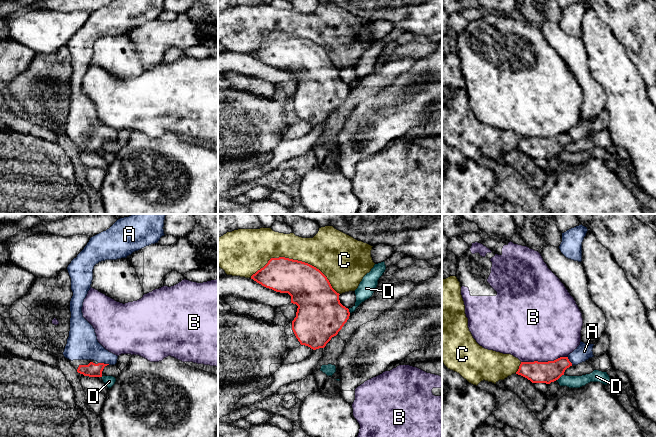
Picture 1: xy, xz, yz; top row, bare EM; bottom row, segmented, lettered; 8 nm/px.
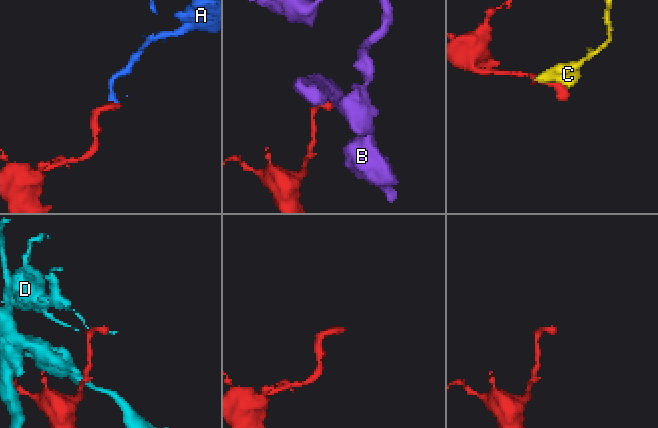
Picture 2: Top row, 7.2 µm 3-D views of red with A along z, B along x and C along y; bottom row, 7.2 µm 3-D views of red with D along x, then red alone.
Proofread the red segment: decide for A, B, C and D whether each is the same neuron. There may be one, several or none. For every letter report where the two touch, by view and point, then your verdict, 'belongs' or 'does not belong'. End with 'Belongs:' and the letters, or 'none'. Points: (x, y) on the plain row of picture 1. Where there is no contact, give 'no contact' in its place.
A: xy (103, 139) | belongs
B: yz (543, 138) | does not belong
C: xz (297, 36) | does not belong
D: yz (560, 152) | does not belong
Belongs: A

